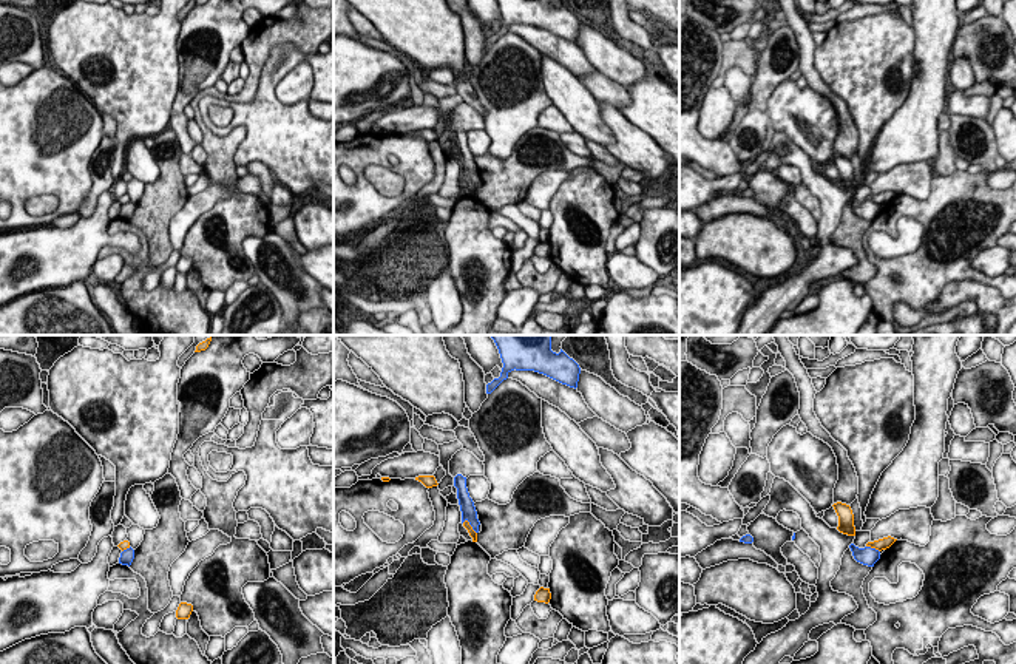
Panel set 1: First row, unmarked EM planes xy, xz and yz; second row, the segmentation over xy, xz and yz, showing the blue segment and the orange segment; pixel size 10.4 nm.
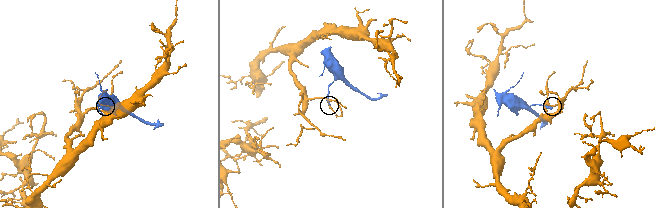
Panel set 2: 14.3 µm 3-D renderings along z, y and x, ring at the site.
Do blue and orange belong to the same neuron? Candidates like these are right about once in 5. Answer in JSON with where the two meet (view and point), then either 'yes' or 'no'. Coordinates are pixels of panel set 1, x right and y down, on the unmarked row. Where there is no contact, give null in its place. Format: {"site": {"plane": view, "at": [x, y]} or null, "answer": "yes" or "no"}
{"site": {"plane": "yz", "at": [873, 203]}, "answer": "no"}

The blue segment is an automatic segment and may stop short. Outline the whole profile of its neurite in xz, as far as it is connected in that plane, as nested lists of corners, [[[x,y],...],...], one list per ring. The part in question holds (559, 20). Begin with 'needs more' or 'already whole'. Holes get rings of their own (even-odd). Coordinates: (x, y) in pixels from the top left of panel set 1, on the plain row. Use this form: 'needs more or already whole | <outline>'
already whole | [[[497,0],[503,22],[499,32],[486,39],[491,48],[511,25],[534,25],[562,39],[577,42],[581,22],[562,3],[559,8],[551,0]]]

